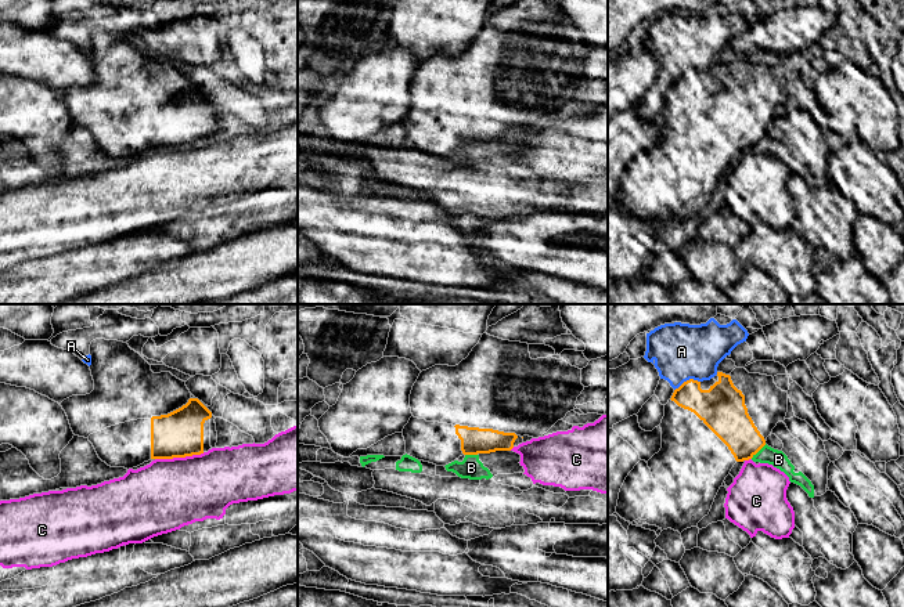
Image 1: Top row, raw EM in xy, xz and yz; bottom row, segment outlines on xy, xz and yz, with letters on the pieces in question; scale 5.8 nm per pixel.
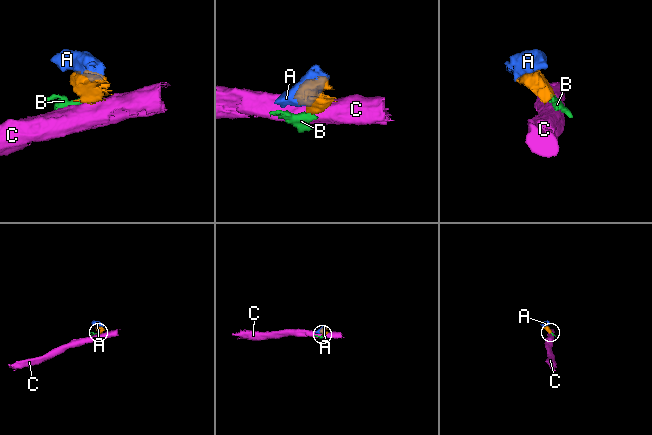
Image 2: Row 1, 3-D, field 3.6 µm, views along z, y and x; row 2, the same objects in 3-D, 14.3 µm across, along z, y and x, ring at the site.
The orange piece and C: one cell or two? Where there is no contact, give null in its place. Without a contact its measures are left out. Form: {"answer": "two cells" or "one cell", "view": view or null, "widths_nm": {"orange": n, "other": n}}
{"answer": "two cells", "view": "xy", "widths_nm": {"orange": 280, "other": 420}}

